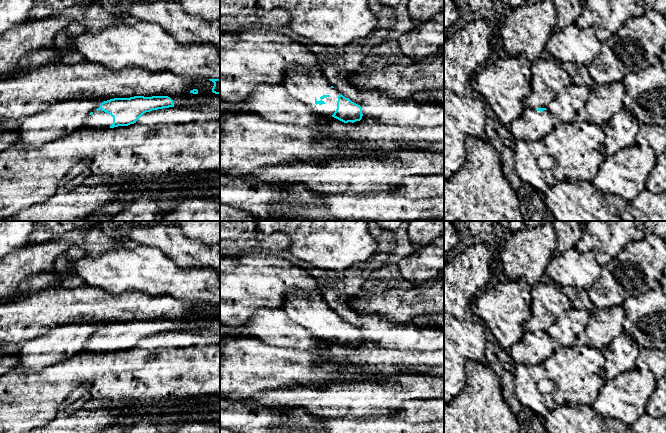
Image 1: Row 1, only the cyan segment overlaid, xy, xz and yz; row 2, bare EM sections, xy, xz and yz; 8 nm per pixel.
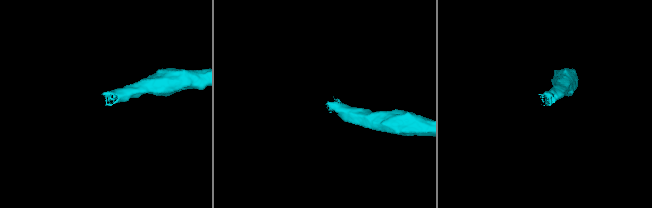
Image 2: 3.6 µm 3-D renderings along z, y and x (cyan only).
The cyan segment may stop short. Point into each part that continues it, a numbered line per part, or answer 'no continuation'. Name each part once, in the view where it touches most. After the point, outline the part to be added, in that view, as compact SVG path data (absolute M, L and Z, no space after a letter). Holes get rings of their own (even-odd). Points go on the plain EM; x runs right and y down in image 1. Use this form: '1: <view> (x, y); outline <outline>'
1: xz (303, 307); outline M291 289L284 296L282 309L317 338L331 341L337 333L339 316L331 311L321 291Z

